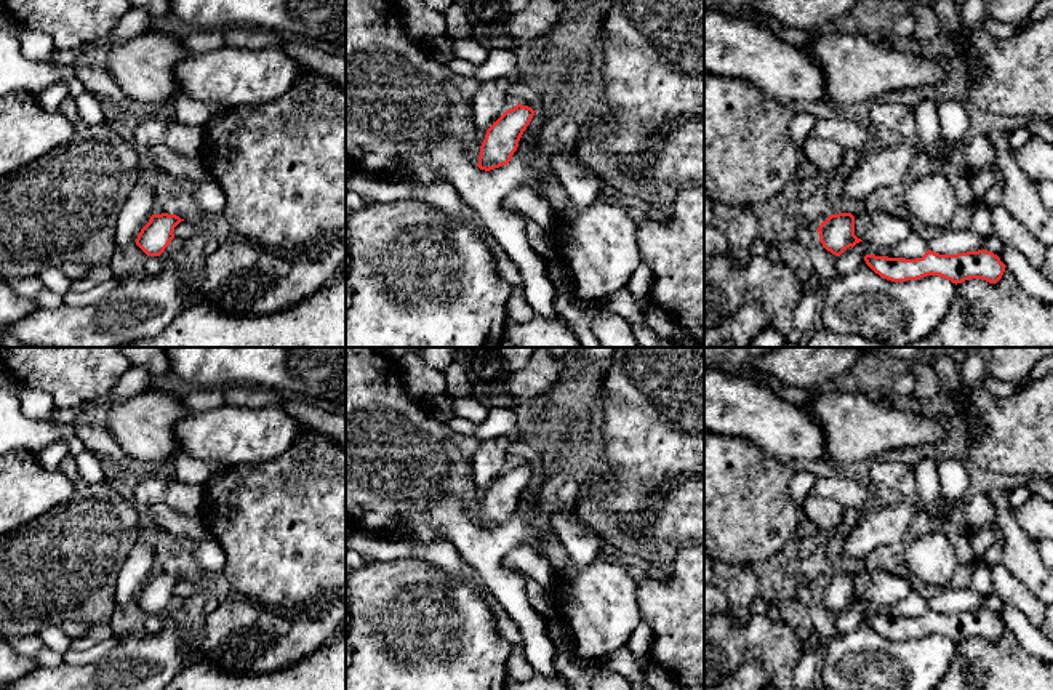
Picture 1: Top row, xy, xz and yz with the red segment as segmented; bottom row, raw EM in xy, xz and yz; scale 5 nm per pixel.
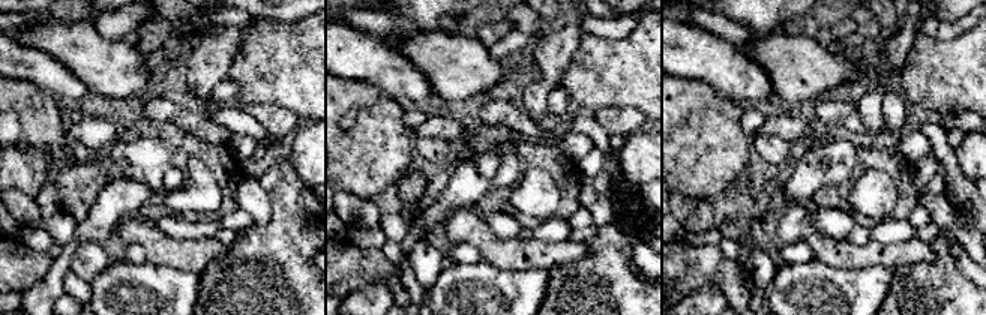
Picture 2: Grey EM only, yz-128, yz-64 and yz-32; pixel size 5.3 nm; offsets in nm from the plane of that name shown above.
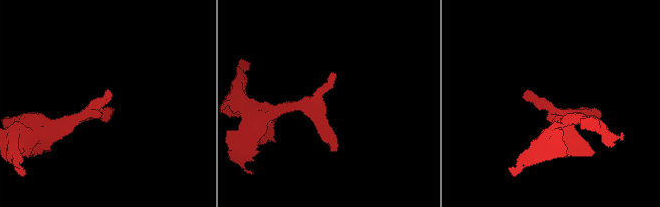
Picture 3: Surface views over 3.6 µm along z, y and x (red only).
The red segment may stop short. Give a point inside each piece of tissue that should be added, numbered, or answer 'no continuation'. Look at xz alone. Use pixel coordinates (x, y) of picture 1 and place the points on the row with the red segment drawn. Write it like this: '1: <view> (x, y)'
no continuation

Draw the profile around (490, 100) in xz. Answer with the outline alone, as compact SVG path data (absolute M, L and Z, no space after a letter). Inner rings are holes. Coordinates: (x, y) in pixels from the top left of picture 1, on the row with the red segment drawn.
M512 77L480 82L474 96L474 122L477 128L488 130L507 109L507 86Z

